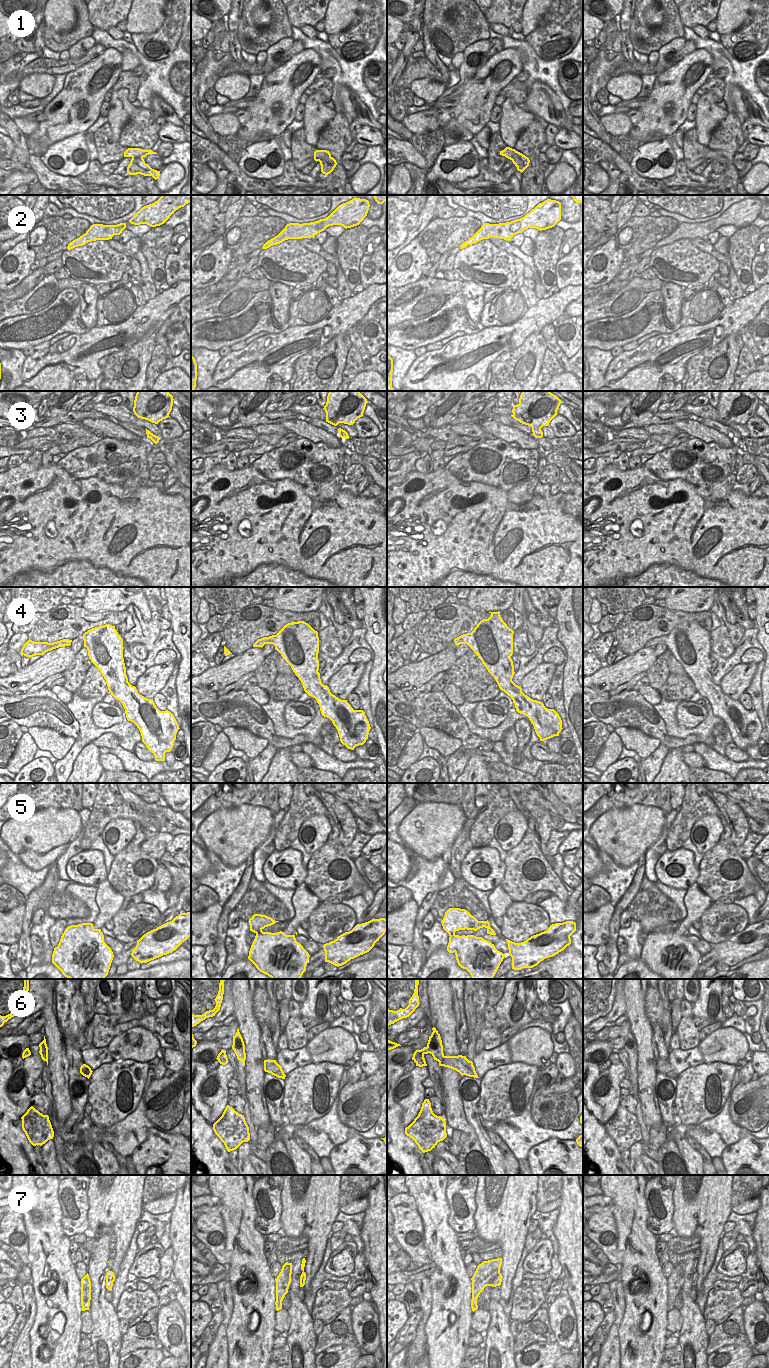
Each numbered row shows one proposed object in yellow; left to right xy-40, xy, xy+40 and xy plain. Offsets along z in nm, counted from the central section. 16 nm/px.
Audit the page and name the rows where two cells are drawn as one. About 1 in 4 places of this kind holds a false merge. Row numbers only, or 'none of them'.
6

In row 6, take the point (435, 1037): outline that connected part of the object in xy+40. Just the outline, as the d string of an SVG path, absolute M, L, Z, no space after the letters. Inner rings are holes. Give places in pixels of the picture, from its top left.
M433 1027L432 1030L433 1030L433 1032L429 1036L429 1040L427 1043L428 1049L433 1050L434 1046L437 1044L438 1051L441 1051L441 1050L443 1050L443 1045L442 1045L442 1040L441 1040L440 1034L438 1033L438 1031L436 1030L435 1027Z

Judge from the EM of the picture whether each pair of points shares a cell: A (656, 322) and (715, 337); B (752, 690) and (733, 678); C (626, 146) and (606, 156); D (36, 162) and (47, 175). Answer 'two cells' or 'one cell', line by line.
A: two cells
B: two cells
C: two cells
D: one cell

